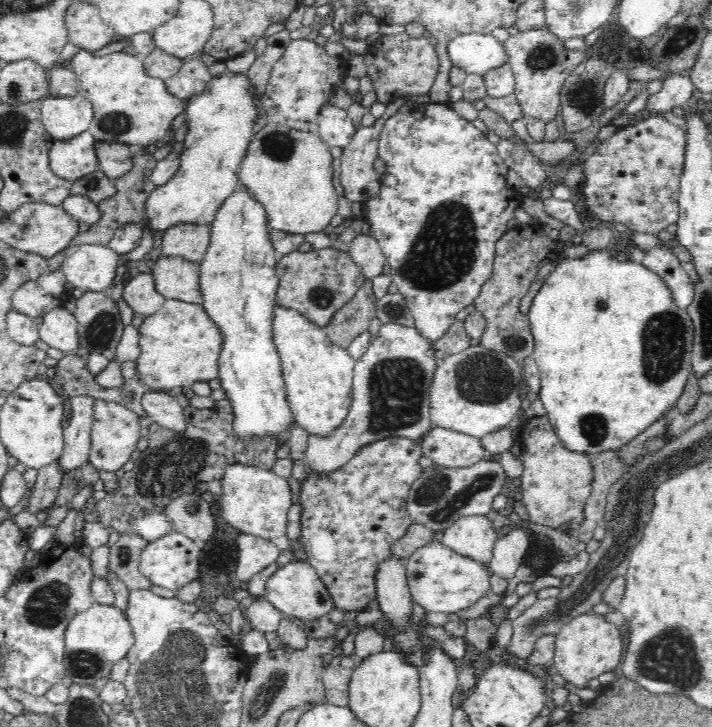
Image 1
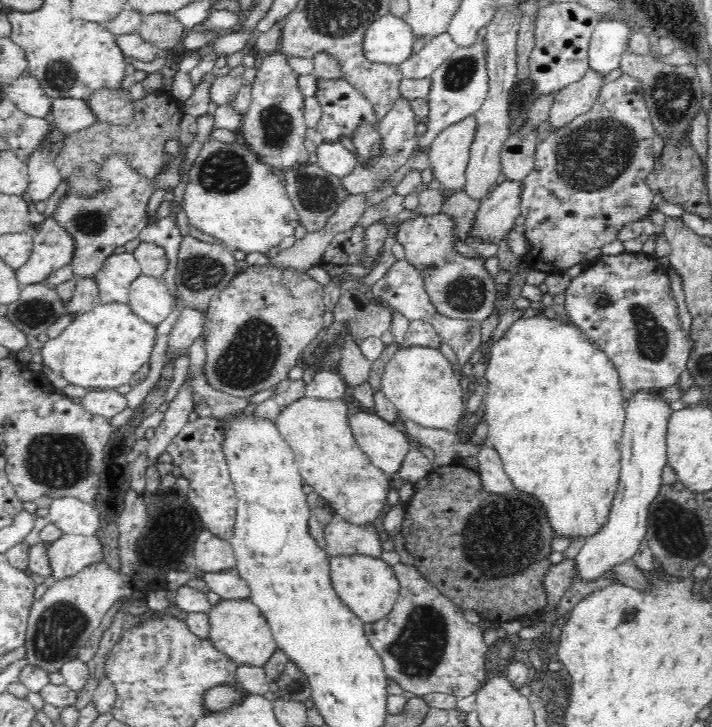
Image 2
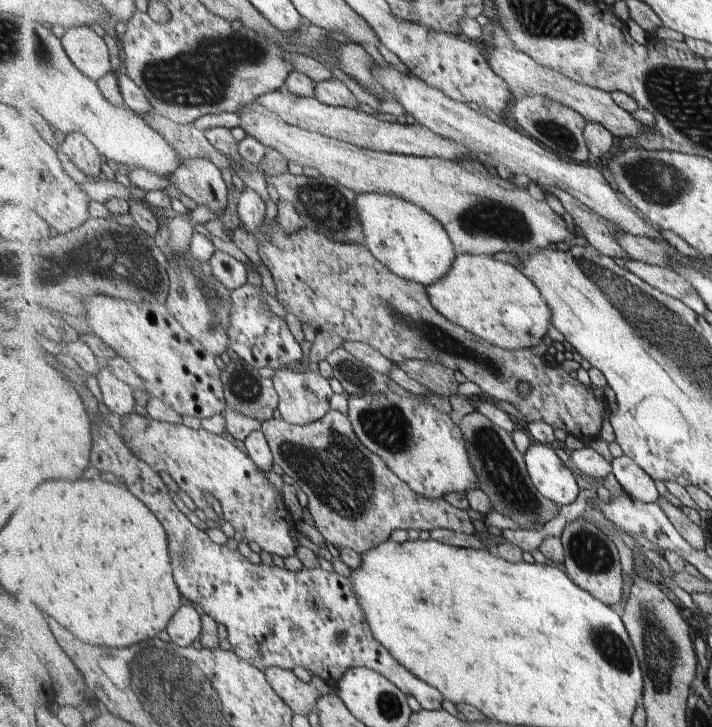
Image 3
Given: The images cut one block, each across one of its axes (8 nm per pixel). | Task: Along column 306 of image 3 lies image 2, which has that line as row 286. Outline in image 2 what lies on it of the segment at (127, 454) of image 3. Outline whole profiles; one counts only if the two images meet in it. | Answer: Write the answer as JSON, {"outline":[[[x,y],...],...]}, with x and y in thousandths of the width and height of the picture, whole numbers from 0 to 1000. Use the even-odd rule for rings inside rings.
{"outline":[[[871,348],[867,351],[843,351],[830,366],[806,381],[796,399],[794,420],[789,421],[820,459],[864,505],[871,528],[883,543],[902,536],[930,536],[949,528],[961,512],[966,484],[966,459],[958,450],[951,415],[942,406],[937,367],[916,351],[904,348]]]}

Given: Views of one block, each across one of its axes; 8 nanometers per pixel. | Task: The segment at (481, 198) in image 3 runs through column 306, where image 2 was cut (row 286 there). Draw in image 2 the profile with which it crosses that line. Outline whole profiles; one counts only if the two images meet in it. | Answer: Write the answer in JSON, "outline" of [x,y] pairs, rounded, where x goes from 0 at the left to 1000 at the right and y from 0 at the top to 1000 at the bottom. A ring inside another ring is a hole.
{"outline":[[[197,378],[183,391],[178,421],[197,442],[216,451],[240,431],[243,415],[229,382]]]}

